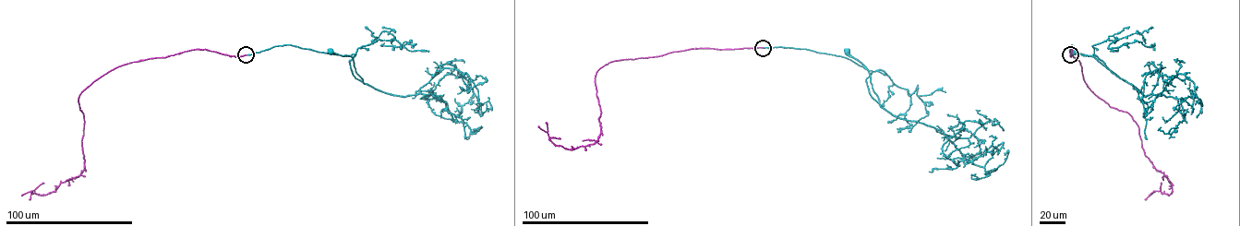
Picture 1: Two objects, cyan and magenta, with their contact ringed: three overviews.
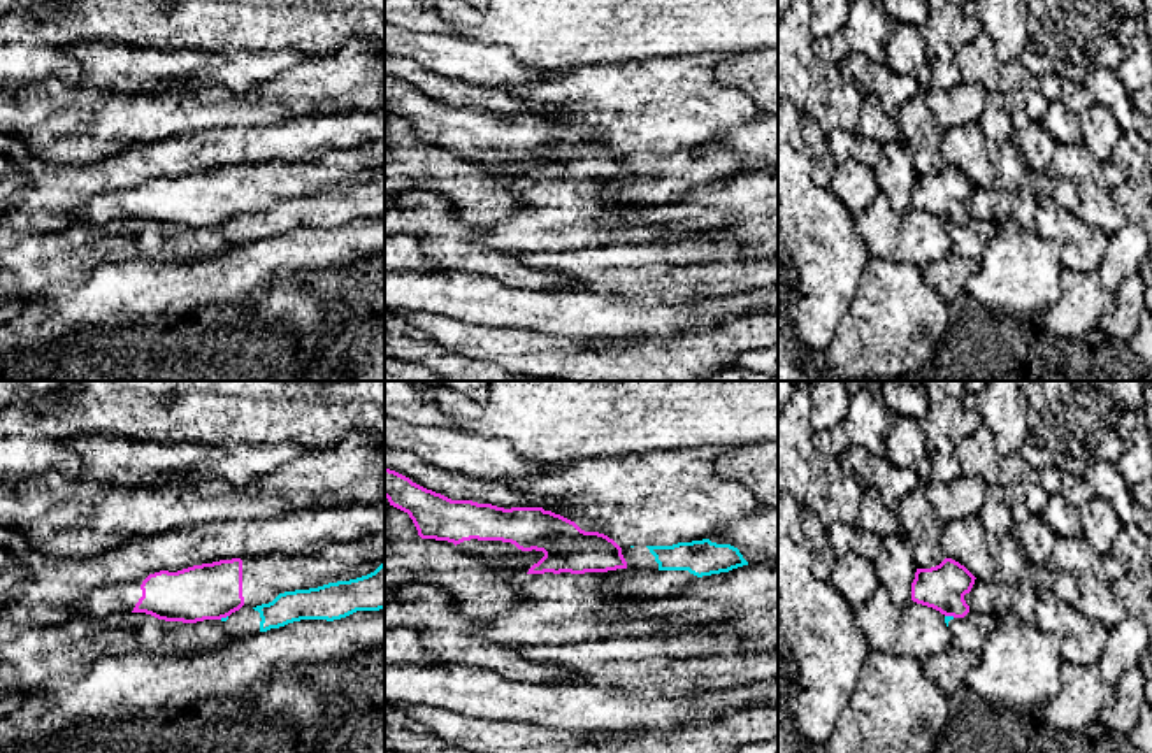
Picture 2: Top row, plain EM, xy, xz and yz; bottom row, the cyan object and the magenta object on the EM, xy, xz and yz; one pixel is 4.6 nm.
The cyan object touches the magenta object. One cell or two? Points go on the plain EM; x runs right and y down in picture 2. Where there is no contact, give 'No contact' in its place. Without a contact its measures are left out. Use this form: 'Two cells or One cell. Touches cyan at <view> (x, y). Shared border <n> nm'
Two cells. Touches cyan at yz (950, 223). Shared border 50 nm

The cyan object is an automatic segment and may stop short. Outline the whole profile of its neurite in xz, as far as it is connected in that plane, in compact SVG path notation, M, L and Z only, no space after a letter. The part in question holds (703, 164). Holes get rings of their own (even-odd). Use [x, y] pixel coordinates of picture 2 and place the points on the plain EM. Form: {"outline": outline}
{"outline": "M709 146L673 153L622 154L625 176L608 177L609 202L666 205L681 200L702 183L729 179L748 172L738 154Z"}

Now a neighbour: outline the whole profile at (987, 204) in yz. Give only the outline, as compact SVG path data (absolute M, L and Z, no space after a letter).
M975 186L971 195L969 219L992 221L996 226L1004 221L1015 221L1022 228L1034 228L1036 195L1029 190L1008 191L999 186Z

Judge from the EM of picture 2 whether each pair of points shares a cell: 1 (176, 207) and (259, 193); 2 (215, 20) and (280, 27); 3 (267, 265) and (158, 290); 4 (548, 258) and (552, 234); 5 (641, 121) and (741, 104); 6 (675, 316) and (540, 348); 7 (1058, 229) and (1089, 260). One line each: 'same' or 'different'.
1: same
2: same
3: same
4: different
5: same
6: different
7: same

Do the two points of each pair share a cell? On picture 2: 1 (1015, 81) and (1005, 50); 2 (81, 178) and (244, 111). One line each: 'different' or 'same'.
1: different
2: different

